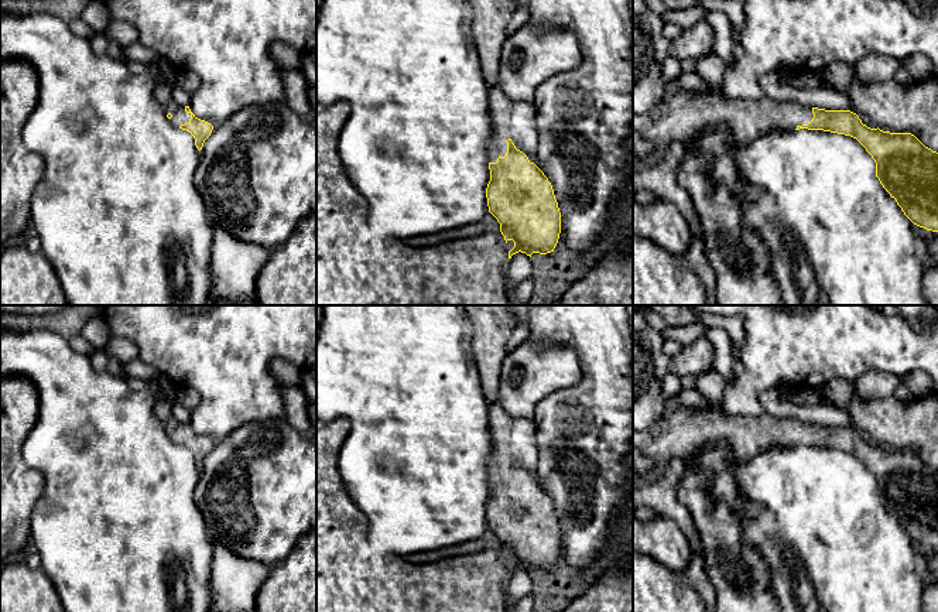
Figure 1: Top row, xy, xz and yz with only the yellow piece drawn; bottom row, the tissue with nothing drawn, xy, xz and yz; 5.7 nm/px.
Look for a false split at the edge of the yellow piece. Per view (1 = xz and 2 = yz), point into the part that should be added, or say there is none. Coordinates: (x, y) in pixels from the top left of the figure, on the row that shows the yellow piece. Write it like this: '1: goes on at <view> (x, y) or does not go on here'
1: goes on at xz (490, 17)
2: goes on at yz (685, 116)

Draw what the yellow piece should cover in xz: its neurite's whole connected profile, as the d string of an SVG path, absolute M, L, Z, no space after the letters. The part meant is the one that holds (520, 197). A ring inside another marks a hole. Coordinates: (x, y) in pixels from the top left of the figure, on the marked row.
M469 0L473 10L473 37L487 86L492 139L489 144L490 181L486 188L489 212L500 223L506 243L514 242L509 259L521 252L554 252L561 233L561 212L544 172L516 148L510 139L511 100L497 79L516 0Z

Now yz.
M685 90L660 102L647 113L633 114L633 130L654 144L654 150L643 160L633 163L633 174L658 164L674 141L684 147L702 133L719 126L732 127L733 141L749 144L770 131L824 130L856 139L876 163L876 177L883 188L896 199L904 215L917 226L938 232L938 153L925 147L911 133L890 133L879 127L870 129L850 110L825 110L794 102L732 99L726 95L706 95Z

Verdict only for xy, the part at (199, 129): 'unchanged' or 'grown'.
grown

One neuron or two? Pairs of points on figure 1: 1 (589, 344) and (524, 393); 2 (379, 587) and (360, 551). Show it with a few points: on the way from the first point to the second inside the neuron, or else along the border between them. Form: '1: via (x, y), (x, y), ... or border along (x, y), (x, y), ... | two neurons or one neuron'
1: border along (545, 341), (575, 351), (578, 383) | two neurons
2: via (370, 578), (360, 568), (360, 560) | one neuron

